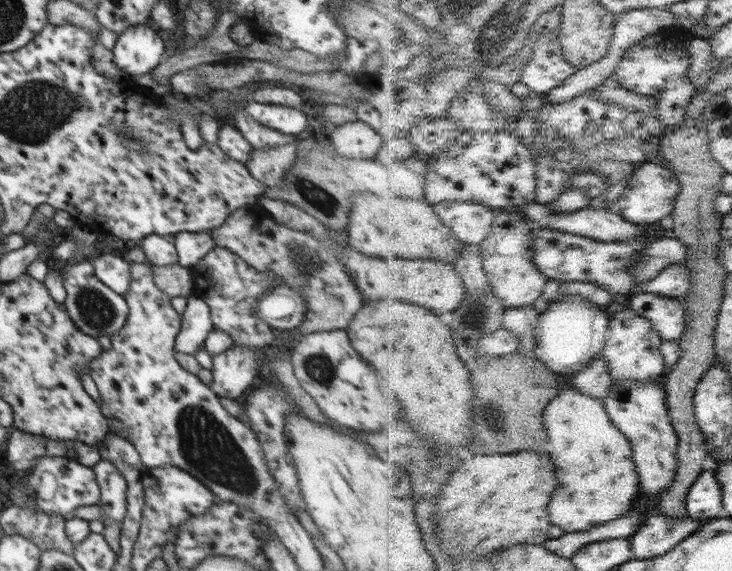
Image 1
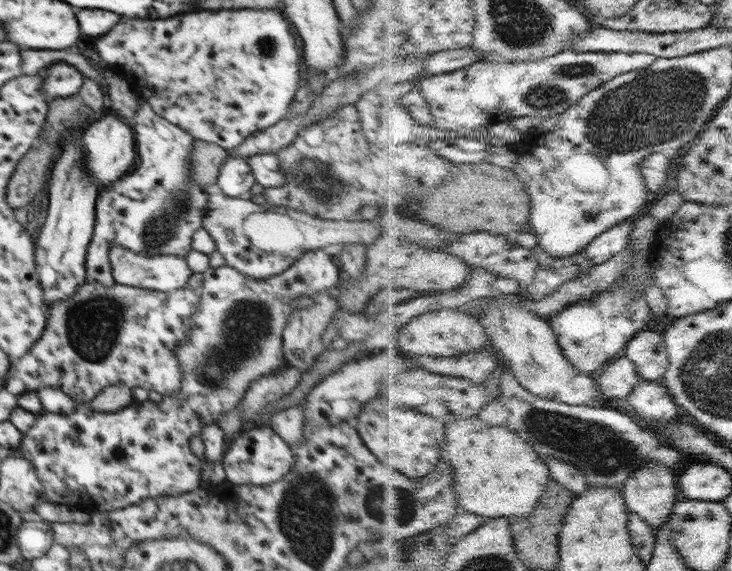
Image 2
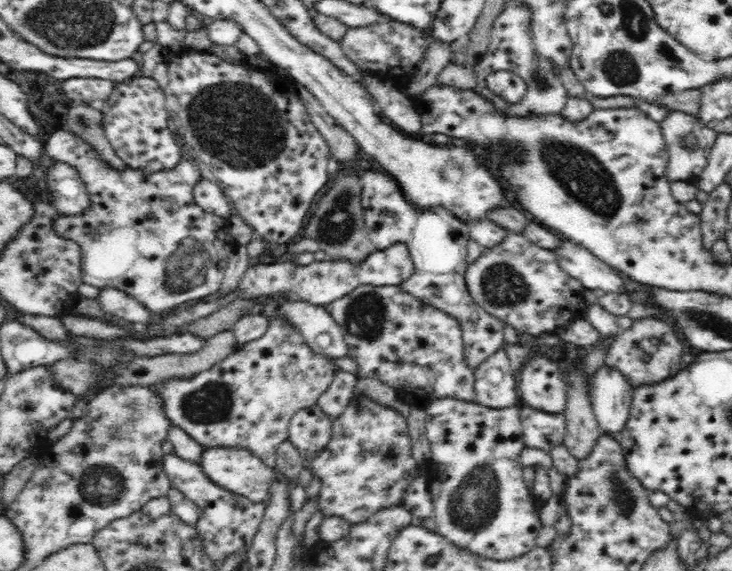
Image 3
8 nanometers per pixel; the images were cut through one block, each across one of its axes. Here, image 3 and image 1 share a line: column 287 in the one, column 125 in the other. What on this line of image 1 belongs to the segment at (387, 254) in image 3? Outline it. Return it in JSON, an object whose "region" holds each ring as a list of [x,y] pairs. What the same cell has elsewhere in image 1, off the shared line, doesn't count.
{"region":[[[108,253],[93,256],[90,258],[90,262],[94,266],[96,278],[114,292],[124,296],[130,288],[132,278],[130,264],[122,257]]]}

